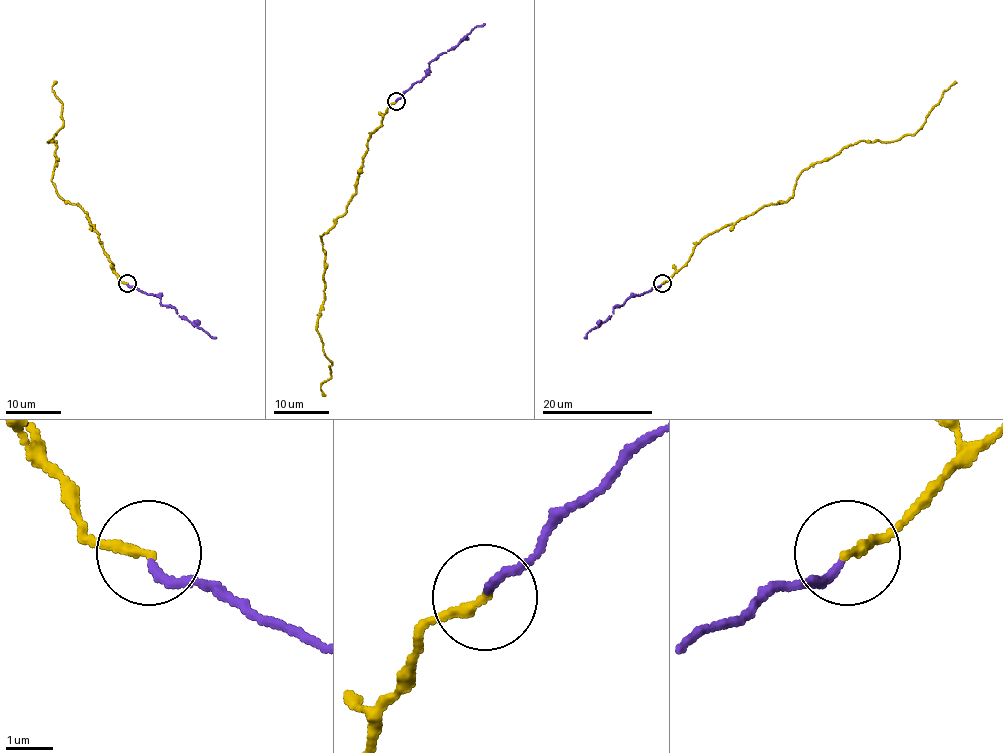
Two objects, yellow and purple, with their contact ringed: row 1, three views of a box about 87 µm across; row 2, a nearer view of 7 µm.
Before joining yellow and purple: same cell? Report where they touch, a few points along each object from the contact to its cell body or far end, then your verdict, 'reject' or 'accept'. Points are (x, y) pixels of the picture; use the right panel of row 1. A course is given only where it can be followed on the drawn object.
(662, 283) | yellow via (662, 283), (709, 234), (766, 205), (785, 202), (796, 178), (813, 165), (858, 141), (914, 134), (956, 82) | purple via (661, 283), (642, 294), (631, 296), (584, 337) | accept

